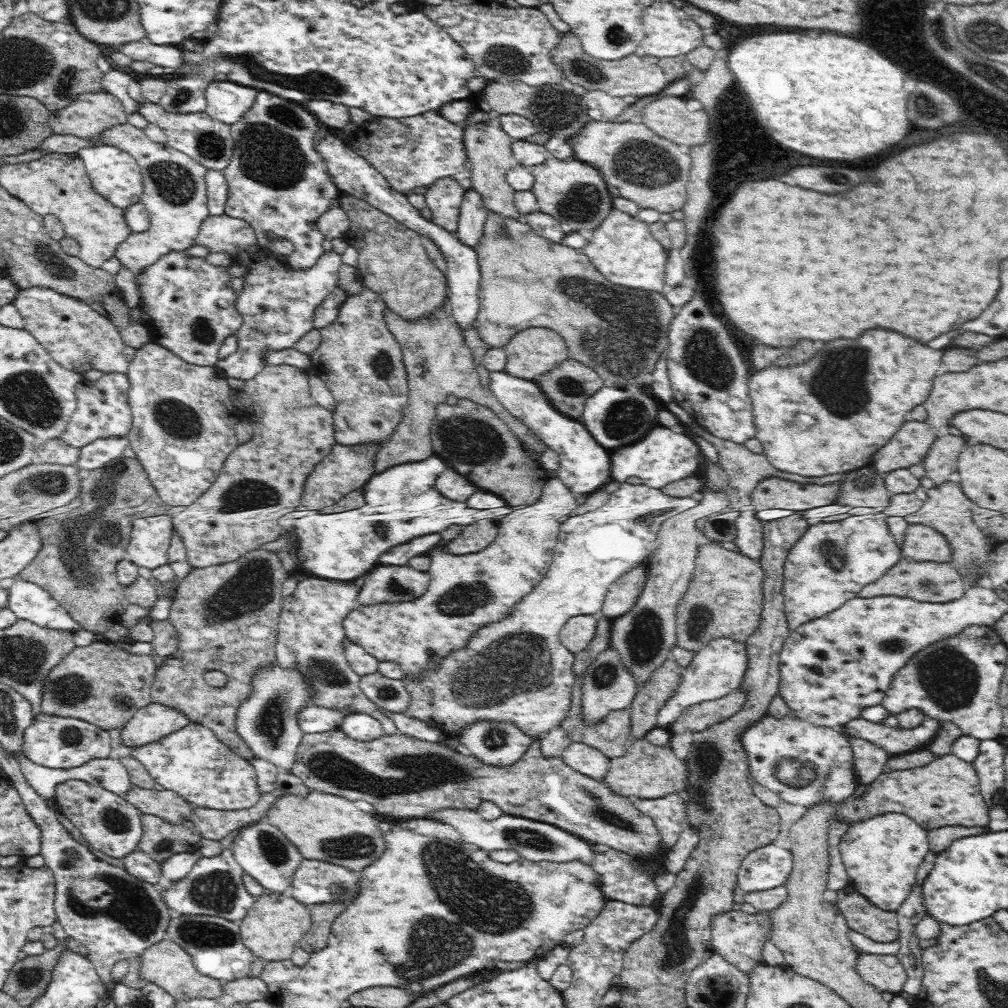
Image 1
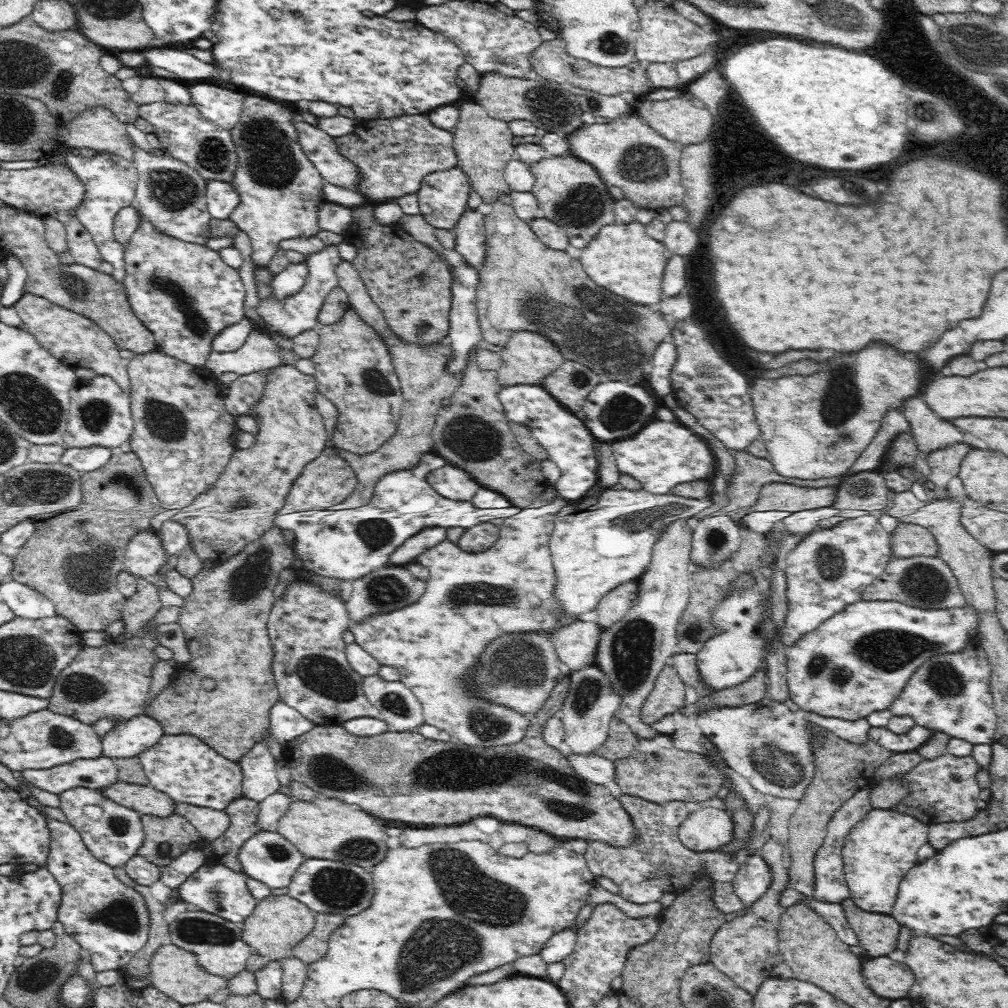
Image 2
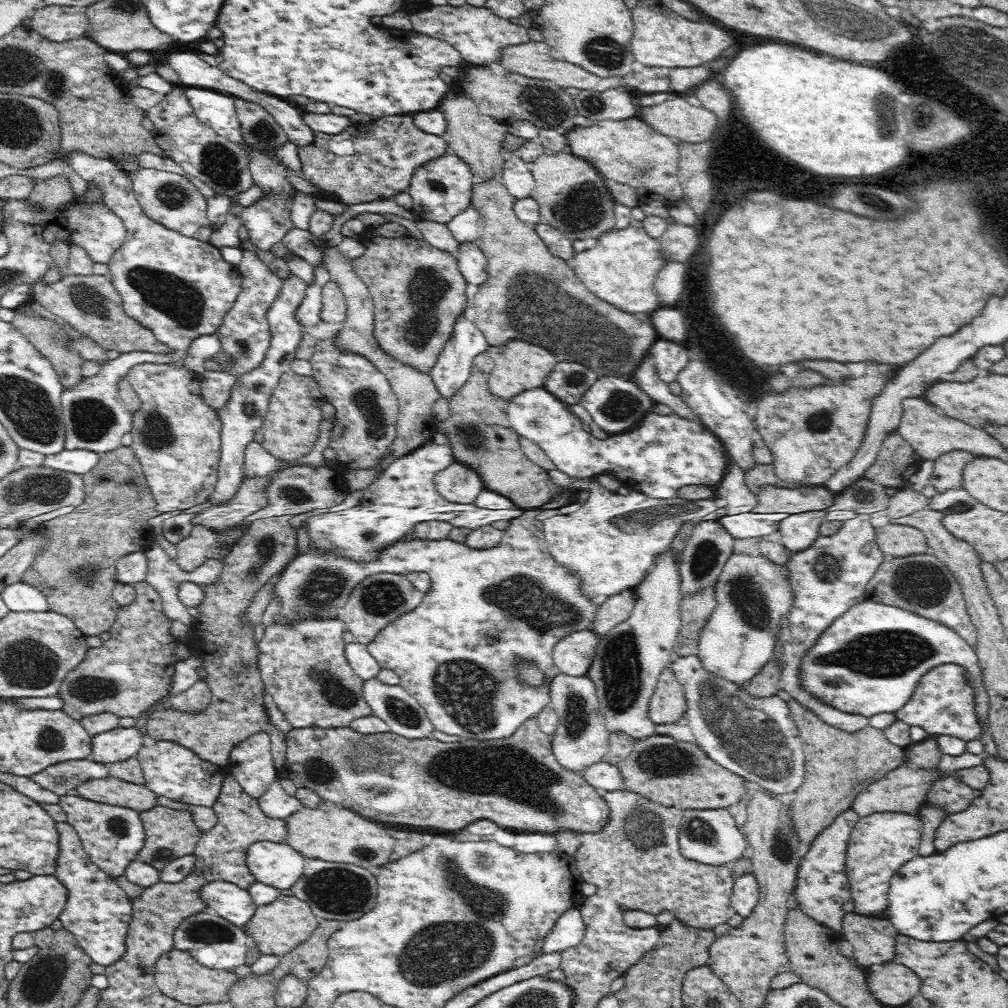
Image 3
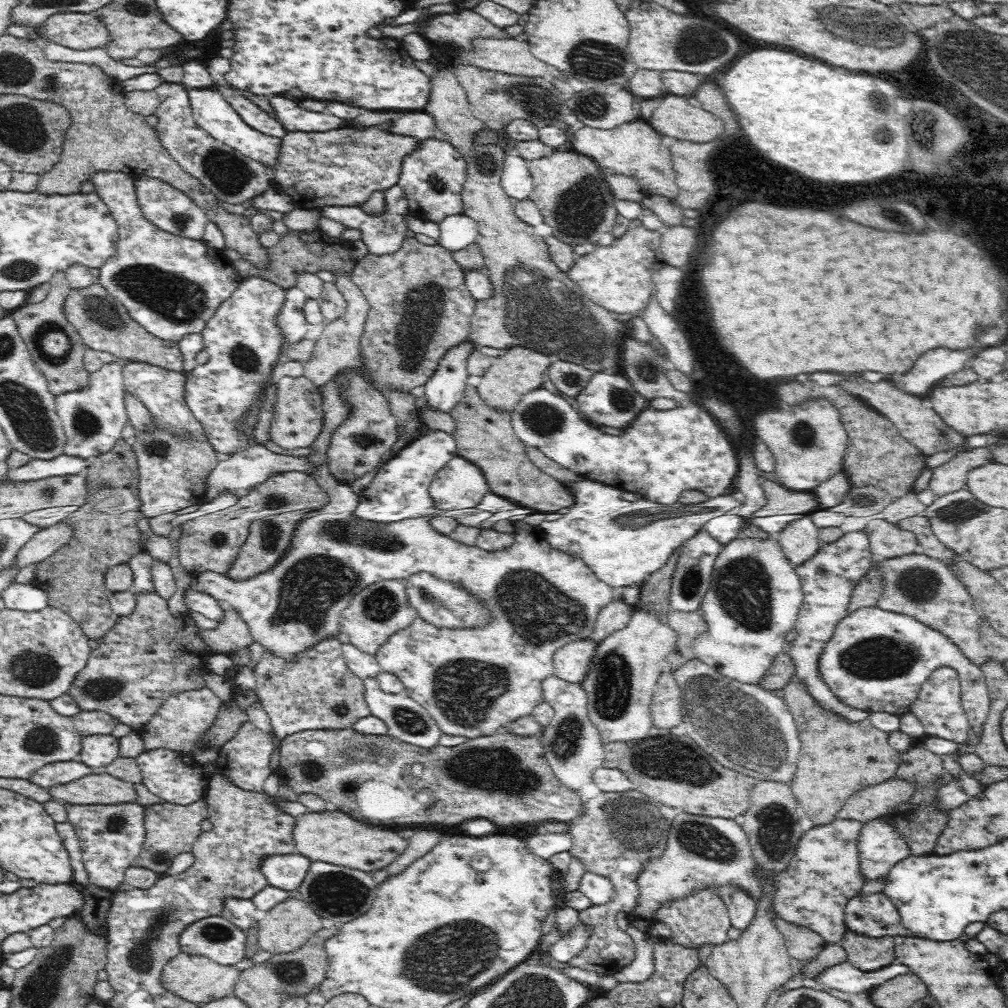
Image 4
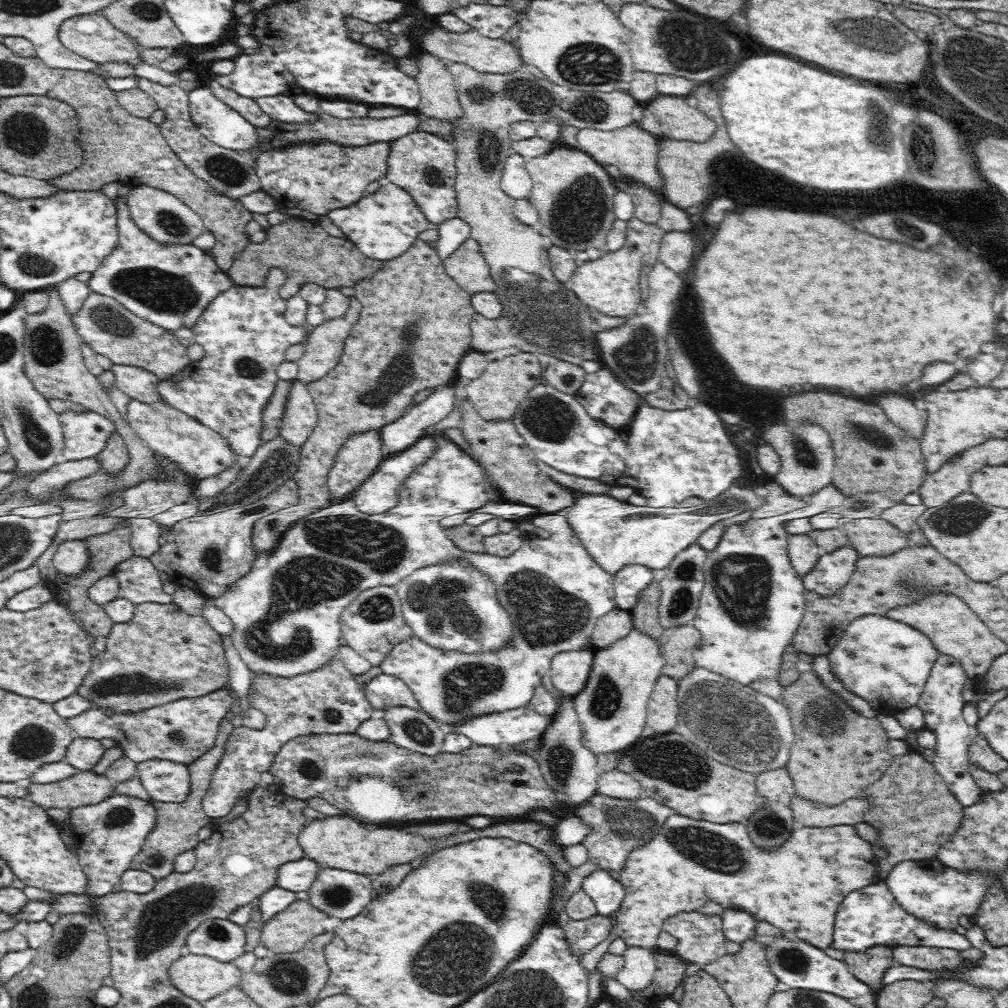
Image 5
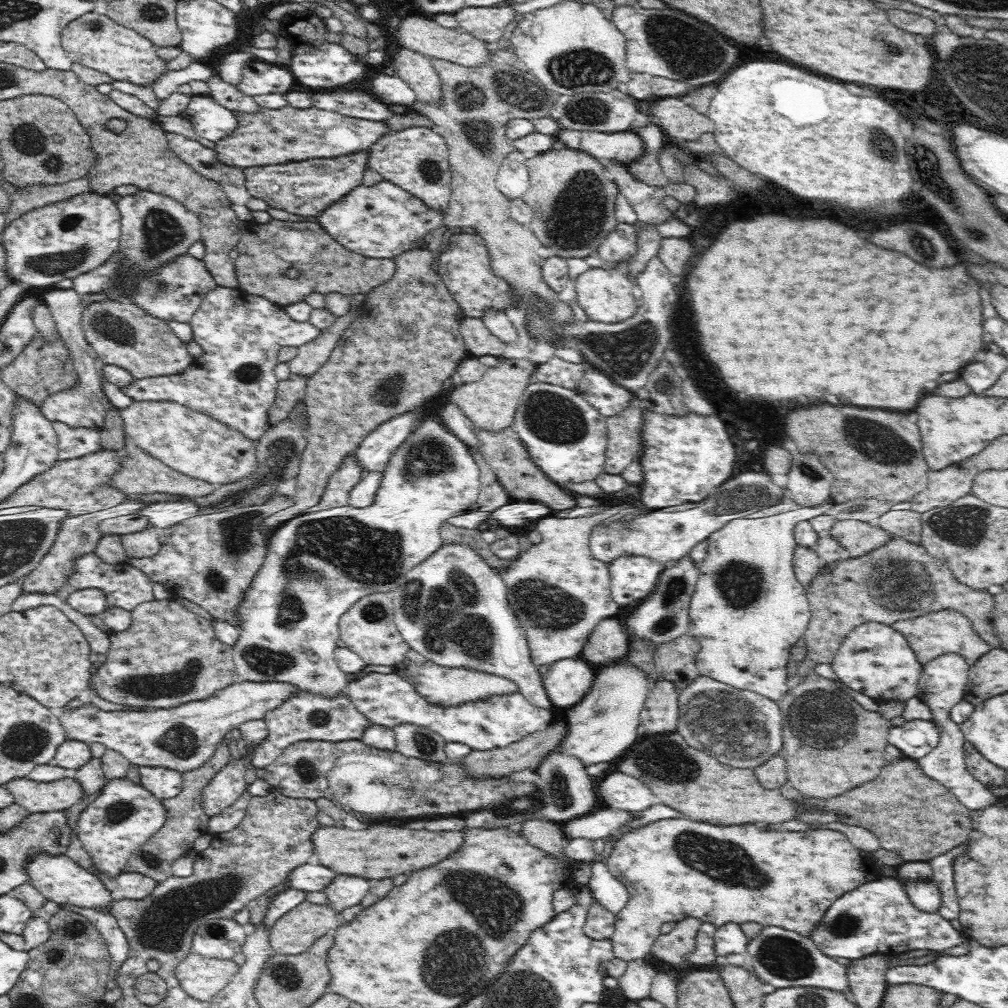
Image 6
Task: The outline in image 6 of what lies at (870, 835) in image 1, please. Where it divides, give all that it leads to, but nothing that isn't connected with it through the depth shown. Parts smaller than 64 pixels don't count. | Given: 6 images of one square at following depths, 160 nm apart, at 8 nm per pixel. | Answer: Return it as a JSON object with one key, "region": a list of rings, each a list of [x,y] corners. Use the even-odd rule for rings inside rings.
{"region":[[[881,875],[840,895],[828,907],[819,925],[812,930],[810,939],[826,956],[839,956],[850,959],[851,962],[874,953],[895,957],[911,950],[935,952],[969,941],[963,932],[954,929],[950,921],[939,912],[928,913],[916,909],[908,901],[908,894],[896,879]]]}

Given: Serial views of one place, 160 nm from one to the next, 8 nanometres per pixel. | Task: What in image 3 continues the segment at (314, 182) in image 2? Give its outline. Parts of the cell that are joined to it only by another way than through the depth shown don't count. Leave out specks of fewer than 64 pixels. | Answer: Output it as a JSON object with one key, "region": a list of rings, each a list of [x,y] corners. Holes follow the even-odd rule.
{"region":[[[235,97],[235,109],[242,131],[242,149],[248,155],[248,169],[252,175],[254,186],[264,191],[261,200],[251,206],[244,207],[241,213],[241,225],[250,233],[251,242],[262,251],[270,251],[275,243],[280,243],[284,236],[294,230],[292,222],[292,200],[298,190],[290,183],[289,176],[295,176],[295,170],[290,170],[281,160],[275,158],[273,152],[284,146],[289,139],[276,119],[259,104]]]}

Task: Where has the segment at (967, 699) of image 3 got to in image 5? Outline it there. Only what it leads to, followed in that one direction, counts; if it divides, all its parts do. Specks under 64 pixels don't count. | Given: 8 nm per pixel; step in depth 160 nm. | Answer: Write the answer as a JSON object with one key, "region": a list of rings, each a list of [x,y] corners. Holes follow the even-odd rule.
{"region":[[[940,655],[933,664],[929,678],[924,686],[917,708],[924,714],[925,728],[936,735],[936,753],[938,758],[932,761],[933,768],[941,774],[948,785],[952,796],[962,806],[972,806],[983,796],[984,791],[976,784],[975,778],[968,771],[968,752],[972,745],[973,729],[966,724],[963,718],[965,702],[963,690],[968,682],[968,677],[963,666],[952,656]]]}

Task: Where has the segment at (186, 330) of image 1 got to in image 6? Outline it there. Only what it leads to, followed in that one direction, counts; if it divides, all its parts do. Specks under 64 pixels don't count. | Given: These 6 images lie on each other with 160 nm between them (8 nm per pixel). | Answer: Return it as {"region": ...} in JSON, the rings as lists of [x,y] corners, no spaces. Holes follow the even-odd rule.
{"region":[[[116,250],[116,253],[108,259],[98,268],[76,276],[73,289],[80,294],[92,295],[97,292],[107,293],[108,290],[119,290],[120,298],[123,298],[127,304],[142,307],[144,312],[166,322],[189,323],[196,310],[199,309],[205,294],[217,287],[216,281],[206,269],[204,260],[198,261],[187,252],[180,254],[179,257],[173,257],[172,262],[164,262],[164,266],[146,275],[144,271],[142,273],[130,271],[128,269],[130,265],[126,263],[123,253],[119,250]]]}

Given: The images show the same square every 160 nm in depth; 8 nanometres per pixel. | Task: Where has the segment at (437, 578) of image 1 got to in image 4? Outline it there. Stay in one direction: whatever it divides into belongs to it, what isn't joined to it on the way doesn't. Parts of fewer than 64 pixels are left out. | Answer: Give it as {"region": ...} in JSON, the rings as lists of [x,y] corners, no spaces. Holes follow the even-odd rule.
{"region":[[[258,442],[249,445],[248,449],[242,450],[240,453],[233,453],[233,455],[229,457],[221,458],[216,468],[211,470],[210,476],[208,476],[208,484],[204,488],[206,501],[216,498],[216,494],[218,494],[220,490],[247,491],[265,482],[272,474],[298,470],[308,472],[308,474],[311,474],[320,484],[320,487],[325,488],[325,491],[329,494],[329,503],[320,509],[320,514],[308,520],[300,520],[297,523],[289,549],[276,563],[276,566],[273,566],[270,570],[264,571],[263,573],[258,573],[245,581],[234,581],[234,579],[228,578],[226,575],[213,572],[213,570],[206,570],[204,573],[191,575],[189,588],[209,594],[209,596],[216,598],[216,600],[222,600],[222,602],[232,604],[232,608],[236,608],[240,616],[244,618],[244,622],[250,627],[250,632],[252,636],[254,636],[254,640],[260,640],[262,646],[266,646],[268,650],[275,652],[275,654],[281,656],[284,660],[292,660],[298,652],[308,650],[310,646],[318,644],[320,640],[324,640],[324,638],[328,638],[328,636],[337,636],[339,634],[339,617],[341,612],[348,607],[354,594],[357,594],[358,591],[365,586],[389,579],[405,580],[409,576],[412,576],[412,574],[416,574],[420,571],[428,571],[430,574],[440,574],[440,576],[436,576],[438,578],[464,578],[464,582],[468,582],[468,586],[472,586],[472,590],[476,590],[476,594],[480,594],[480,598],[488,598],[488,606],[492,606],[492,610],[496,610],[496,626],[492,626],[492,630],[484,630],[484,634],[452,634],[452,629],[450,629],[448,634],[440,634],[440,630],[428,630],[428,626],[424,626],[424,622],[412,622],[412,624],[406,626],[406,628],[392,634],[392,637],[388,637],[388,640],[384,642],[383,646],[375,654],[381,669],[384,672],[396,675],[404,686],[404,693],[429,711],[431,718],[444,734],[464,736],[466,739],[490,736],[494,733],[498,733],[504,725],[510,725],[512,722],[520,720],[520,718],[526,718],[526,716],[533,716],[534,708],[544,702],[541,683],[552,674],[553,656],[556,650],[562,648],[564,644],[572,642],[572,640],[590,639],[592,631],[595,629],[595,622],[600,609],[610,604],[610,602],[617,597],[617,590],[606,585],[604,581],[600,581],[600,579],[594,575],[592,569],[590,569],[580,557],[576,557],[574,554],[564,553],[564,551],[561,550],[554,550],[554,547],[544,544],[542,540],[538,540],[538,538],[542,538],[541,535],[538,536],[539,532],[530,526],[516,521],[516,530],[513,533],[514,538],[512,544],[510,544],[506,550],[487,551],[478,548],[475,544],[468,546],[456,542],[455,539],[450,538],[449,535],[438,533],[438,531],[432,529],[432,526],[428,525],[428,520],[430,519],[428,517],[402,519],[393,523],[364,521],[364,519],[360,519],[354,514],[354,510],[359,503],[360,495],[354,493],[354,490],[348,485],[344,485],[336,478],[332,477],[329,465],[326,462],[324,462],[324,465],[320,465],[311,462],[307,456],[276,453],[276,451],[271,451]]]}

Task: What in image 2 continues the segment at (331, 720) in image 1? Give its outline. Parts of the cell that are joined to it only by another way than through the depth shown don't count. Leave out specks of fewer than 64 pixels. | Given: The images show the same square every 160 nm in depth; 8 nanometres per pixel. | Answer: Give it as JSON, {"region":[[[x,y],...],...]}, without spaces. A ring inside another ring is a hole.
{"region":[[[282,700],[278,701],[278,704],[269,711],[269,718],[273,736],[286,744],[318,726],[312,720],[302,716],[298,710],[286,705]]]}

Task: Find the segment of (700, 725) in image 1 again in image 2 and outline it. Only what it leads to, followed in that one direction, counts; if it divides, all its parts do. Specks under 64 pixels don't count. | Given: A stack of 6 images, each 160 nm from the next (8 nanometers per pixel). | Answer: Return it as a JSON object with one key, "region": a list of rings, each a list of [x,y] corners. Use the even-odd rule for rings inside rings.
{"region":[[[758,670],[754,676],[734,688],[712,692],[708,698],[699,698],[696,703],[679,712],[686,717],[696,717],[705,711],[715,711],[721,708],[745,707],[754,703],[764,702],[767,697],[767,674]]]}

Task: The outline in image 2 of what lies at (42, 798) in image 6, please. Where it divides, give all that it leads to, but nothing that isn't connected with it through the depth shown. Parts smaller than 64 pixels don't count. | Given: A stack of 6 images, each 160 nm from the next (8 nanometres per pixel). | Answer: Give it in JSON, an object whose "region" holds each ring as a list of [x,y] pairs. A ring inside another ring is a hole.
{"region":[[[118,781],[112,786],[102,788],[102,793],[114,802],[127,806],[142,815],[168,818],[176,814],[175,804],[168,794],[156,790],[152,786]]]}

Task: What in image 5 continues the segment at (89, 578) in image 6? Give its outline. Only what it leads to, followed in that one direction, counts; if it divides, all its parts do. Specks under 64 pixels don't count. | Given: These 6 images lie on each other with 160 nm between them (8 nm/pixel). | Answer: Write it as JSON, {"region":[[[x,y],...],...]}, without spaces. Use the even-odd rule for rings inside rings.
{"region":[[[84,540],[60,543],[53,557],[53,565],[57,572],[64,574],[80,574],[88,569],[90,554]],[[133,555],[117,564],[112,573],[119,580],[121,596],[134,605],[144,602],[172,603],[173,596],[163,591],[161,573],[149,558]]]}

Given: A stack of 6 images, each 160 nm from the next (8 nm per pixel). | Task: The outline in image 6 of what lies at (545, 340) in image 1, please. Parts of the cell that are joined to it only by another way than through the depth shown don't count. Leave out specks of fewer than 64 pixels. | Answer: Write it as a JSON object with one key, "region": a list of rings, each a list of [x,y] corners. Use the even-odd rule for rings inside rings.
{"region":[[[501,359],[499,366],[487,368],[484,376],[478,382],[464,383],[460,387],[455,387],[447,394],[447,398],[455,402],[460,409],[463,409],[464,416],[472,422],[475,429],[483,429],[498,433],[500,430],[510,428],[513,423],[516,409],[519,405],[525,387],[532,382],[531,376],[534,374],[537,365],[533,364],[529,359]]]}

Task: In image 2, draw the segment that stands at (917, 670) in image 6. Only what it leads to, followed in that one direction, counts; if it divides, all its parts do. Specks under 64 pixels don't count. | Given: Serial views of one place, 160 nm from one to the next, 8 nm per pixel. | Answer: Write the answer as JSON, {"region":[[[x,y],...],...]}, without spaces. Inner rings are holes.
{"region":[[[862,600],[848,605],[847,608],[834,614],[828,620],[822,622],[818,628],[811,630],[802,637],[798,638],[791,646],[786,646],[786,677],[787,686],[789,689],[789,698],[792,702],[800,708],[800,713],[812,712],[825,718],[842,718],[846,720],[862,720],[866,719],[871,713],[887,710],[901,694],[912,677],[924,662],[928,661],[934,654],[944,653],[960,653],[960,650],[966,646],[969,640],[969,632],[979,630],[980,612],[977,609],[972,609],[967,603],[960,608],[938,608],[934,610],[926,610],[925,608],[918,608],[910,606],[903,602],[896,602],[895,600],[877,601],[877,600]]]}

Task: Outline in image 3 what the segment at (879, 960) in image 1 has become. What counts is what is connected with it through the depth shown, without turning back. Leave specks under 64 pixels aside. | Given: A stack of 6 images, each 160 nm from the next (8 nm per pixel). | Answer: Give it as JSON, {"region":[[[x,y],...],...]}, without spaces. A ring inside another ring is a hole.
{"region":[[[886,962],[866,969],[868,988],[882,1005],[906,1005],[919,994],[921,980],[911,969],[902,964]]]}

